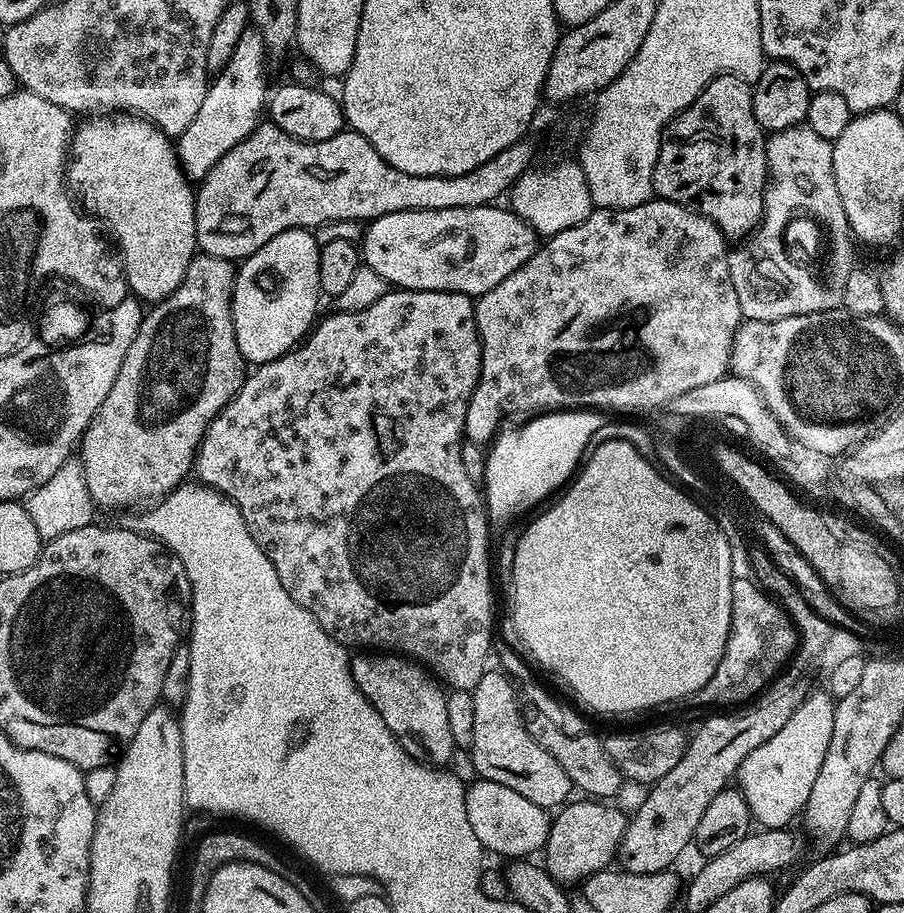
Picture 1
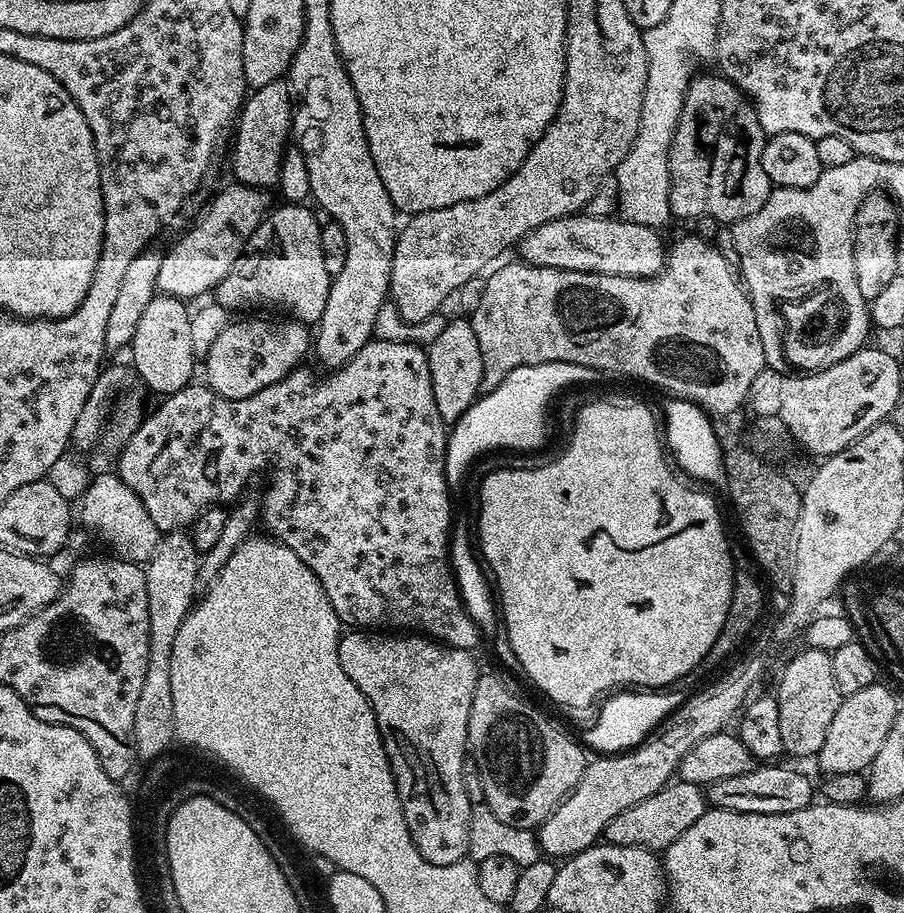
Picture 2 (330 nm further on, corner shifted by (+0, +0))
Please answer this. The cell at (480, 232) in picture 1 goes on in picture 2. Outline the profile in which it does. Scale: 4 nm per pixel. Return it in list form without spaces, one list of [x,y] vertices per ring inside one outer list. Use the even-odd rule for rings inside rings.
[[[573,214],[558,218],[554,222],[546,222],[534,230],[530,230],[530,234],[523,236],[519,242],[519,259],[525,264],[533,264],[539,268],[614,274],[615,276],[629,276],[630,278],[657,276],[664,269],[666,259],[666,244],[660,241],[660,235],[661,233],[655,228],[638,226],[634,222],[623,218]]]

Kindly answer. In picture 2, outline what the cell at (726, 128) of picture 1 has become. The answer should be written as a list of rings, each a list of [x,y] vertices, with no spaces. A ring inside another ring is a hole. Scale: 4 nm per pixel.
[[[719,74],[697,75],[692,85],[688,87],[682,114],[678,118],[678,126],[670,146],[668,169],[670,170],[672,216],[676,218],[681,216],[684,220],[696,220],[699,216],[709,216],[712,220],[735,222],[762,210],[766,198],[774,187],[766,178],[766,170],[762,170],[760,161],[765,139],[766,134],[758,122],[756,109],[736,85],[731,84]]]

